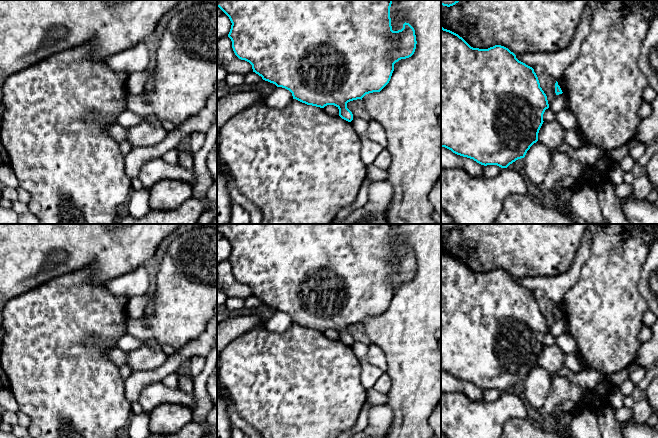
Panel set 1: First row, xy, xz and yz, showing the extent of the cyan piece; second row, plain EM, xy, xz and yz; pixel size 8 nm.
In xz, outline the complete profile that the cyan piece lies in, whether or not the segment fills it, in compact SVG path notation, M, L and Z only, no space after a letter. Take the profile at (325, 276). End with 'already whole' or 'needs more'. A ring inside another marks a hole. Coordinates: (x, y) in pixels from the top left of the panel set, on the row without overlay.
M217 224L217 231L229 241L232 247L228 261L239 283L249 286L253 296L261 300L263 304L289 314L293 323L320 332L327 329L336 330L339 333L339 340L348 346L353 344L353 338L347 332L347 327L357 323L362 324L366 318L380 316L389 307L394 288L401 283L411 281L415 276L417 268L415 254L409 247L405 246L401 254L392 254L391 228L392 224Z | already whole

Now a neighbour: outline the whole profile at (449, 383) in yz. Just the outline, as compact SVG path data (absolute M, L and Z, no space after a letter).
M441 371L441 391L465 393L473 401L491 402L495 401L503 392L497 389L481 389L473 383L453 377L451 374Z

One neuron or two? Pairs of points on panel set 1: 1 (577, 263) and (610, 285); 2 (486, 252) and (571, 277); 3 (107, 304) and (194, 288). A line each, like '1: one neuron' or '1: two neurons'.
1: two neurons
2: two neurons
3: two neurons

